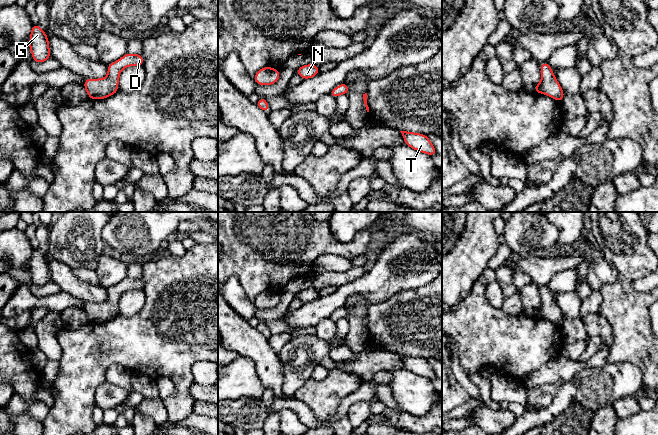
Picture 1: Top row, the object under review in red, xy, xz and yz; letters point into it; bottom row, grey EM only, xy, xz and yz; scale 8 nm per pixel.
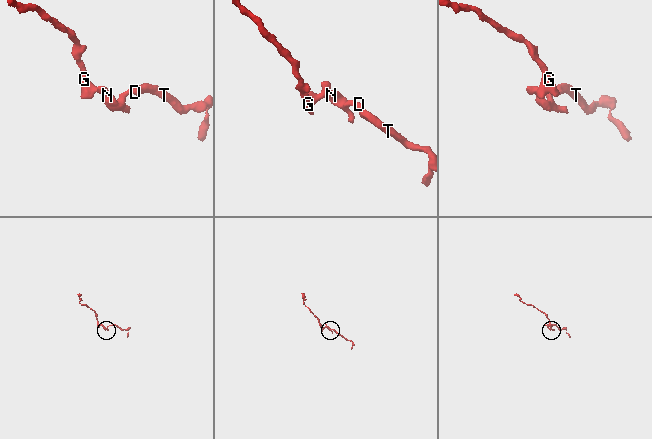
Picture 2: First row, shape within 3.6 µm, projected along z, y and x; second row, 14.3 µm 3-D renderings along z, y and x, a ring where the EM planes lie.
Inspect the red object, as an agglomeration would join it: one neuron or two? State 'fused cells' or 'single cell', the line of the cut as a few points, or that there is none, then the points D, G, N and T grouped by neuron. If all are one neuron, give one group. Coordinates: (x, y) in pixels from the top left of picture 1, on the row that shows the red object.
single cell; no cut; D G N T

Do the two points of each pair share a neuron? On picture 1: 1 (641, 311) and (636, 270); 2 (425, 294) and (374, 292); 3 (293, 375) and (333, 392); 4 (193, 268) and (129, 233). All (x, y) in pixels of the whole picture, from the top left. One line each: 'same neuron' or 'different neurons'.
1: different neurons
2: different neurons
3: different neurons
4: different neurons

